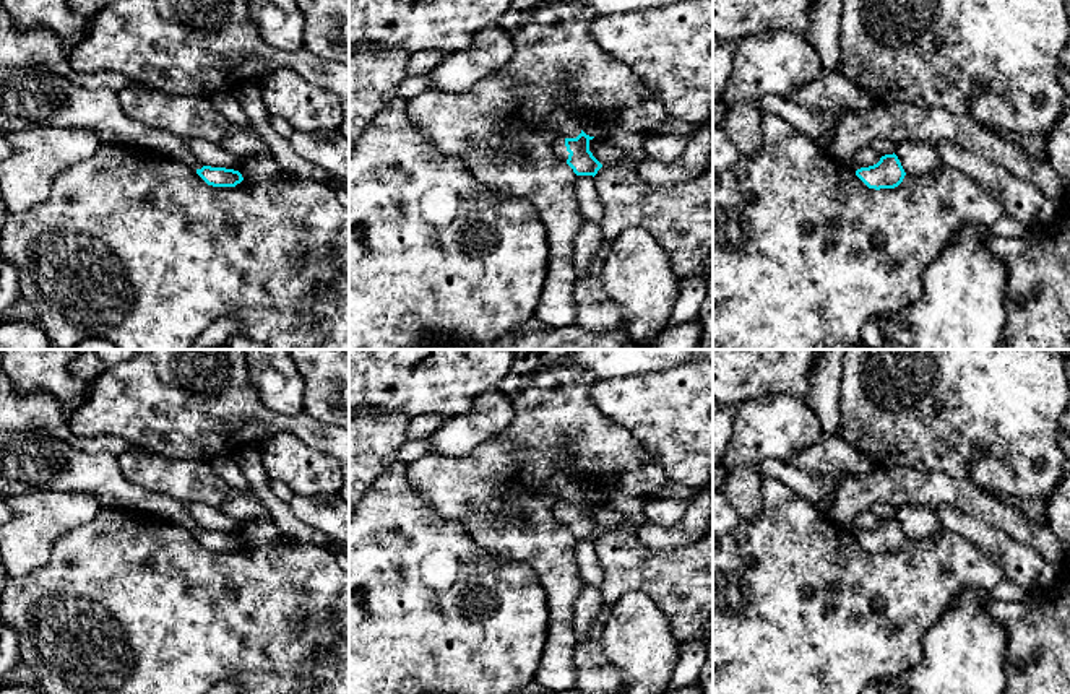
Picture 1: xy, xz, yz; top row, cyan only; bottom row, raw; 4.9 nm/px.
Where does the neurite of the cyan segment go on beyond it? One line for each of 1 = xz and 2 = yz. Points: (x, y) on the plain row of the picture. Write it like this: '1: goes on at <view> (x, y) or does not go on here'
1: goes on at xz (559, 512)
2: does not go on here

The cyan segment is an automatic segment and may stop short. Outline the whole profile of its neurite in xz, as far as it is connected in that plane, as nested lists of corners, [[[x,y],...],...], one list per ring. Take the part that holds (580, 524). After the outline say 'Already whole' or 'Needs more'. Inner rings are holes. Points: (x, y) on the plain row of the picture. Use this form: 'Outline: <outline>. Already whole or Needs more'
Outline: [[[583,494],[576,502],[559,501],[552,507],[554,518],[565,525],[576,540],[596,540],[602,528],[589,515],[589,505],[594,501],[586,499]]]. Needs more

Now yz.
Outline: [[[885,518],[880,525],[869,531],[861,531],[856,535],[856,540],[869,551],[869,553],[895,553],[898,551],[906,536],[898,523],[898,520]]]. Already whole

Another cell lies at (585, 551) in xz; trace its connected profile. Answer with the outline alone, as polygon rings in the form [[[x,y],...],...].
[[[578,540],[575,546],[575,557],[585,583],[593,585],[599,590],[602,585],[602,569],[596,556],[594,541]]]

